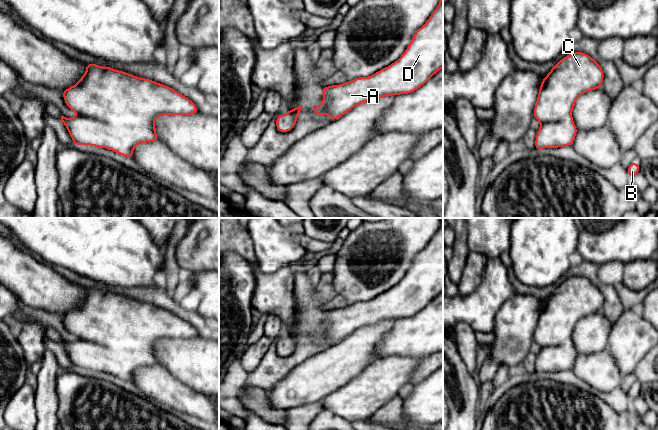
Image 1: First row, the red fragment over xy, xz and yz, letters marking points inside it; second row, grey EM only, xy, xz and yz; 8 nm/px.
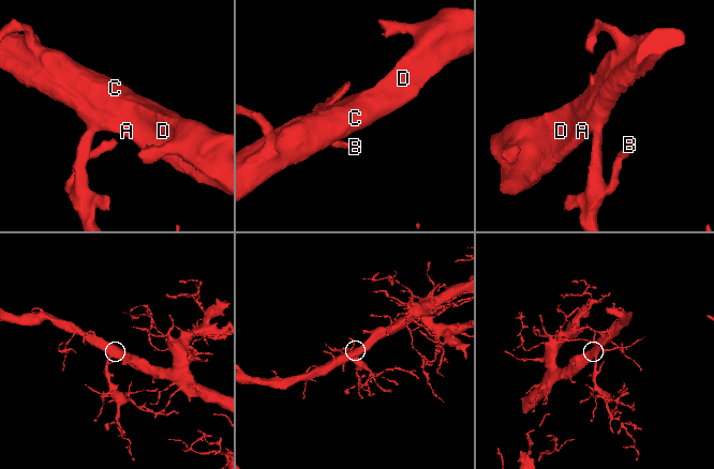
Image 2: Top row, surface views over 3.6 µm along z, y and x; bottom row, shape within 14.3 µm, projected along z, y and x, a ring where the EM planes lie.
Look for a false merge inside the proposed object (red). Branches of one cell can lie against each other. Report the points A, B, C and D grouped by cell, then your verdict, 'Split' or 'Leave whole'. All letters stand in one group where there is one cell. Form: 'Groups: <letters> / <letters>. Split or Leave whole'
Groups: A B C D. Leave whole

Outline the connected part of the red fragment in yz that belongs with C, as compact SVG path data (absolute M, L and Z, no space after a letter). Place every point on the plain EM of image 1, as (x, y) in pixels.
M573 276L543 302L533 341L541 348L536 357L535 375L573 368L578 356L572 334L578 321L602 310L601 288L584 276Z

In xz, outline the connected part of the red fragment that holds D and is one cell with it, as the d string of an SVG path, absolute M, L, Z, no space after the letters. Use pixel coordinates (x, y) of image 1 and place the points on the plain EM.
M440 218L438 230L427 246L415 256L409 270L397 285L369 301L359 301L340 309L330 309L322 312L321 316L324 323L311 336L336 344L362 327L378 324L384 320L410 318L423 310L442 292L443 218Z

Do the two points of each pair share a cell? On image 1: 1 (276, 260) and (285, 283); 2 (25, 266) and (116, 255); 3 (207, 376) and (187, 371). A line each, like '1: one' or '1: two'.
1: two
2: two
3: one

